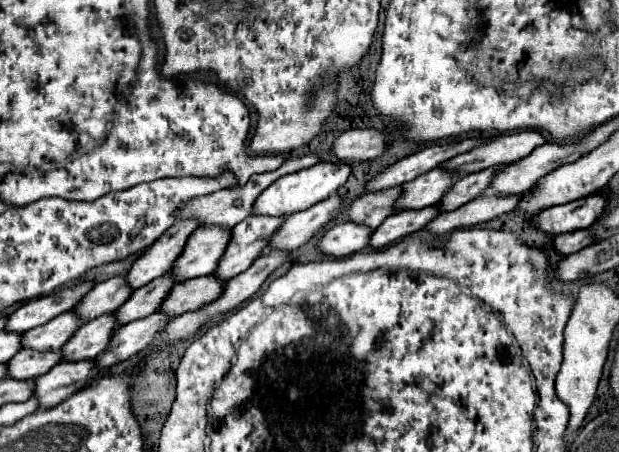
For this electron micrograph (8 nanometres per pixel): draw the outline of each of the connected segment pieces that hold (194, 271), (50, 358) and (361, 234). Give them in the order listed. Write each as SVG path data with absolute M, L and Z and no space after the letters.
M218 226L196 228L188 236L188 244L184 246L182 254L174 260L168 272L174 276L176 282L212 274L220 256L224 254L228 240L230 240L230 230Z
M16 352L6 362L6 378L34 380L60 362L60 352Z
M344 222L332 226L318 242L318 250L326 256L350 256L354 252L360 252L368 246L368 236L372 234L370 228L364 228L360 224Z

